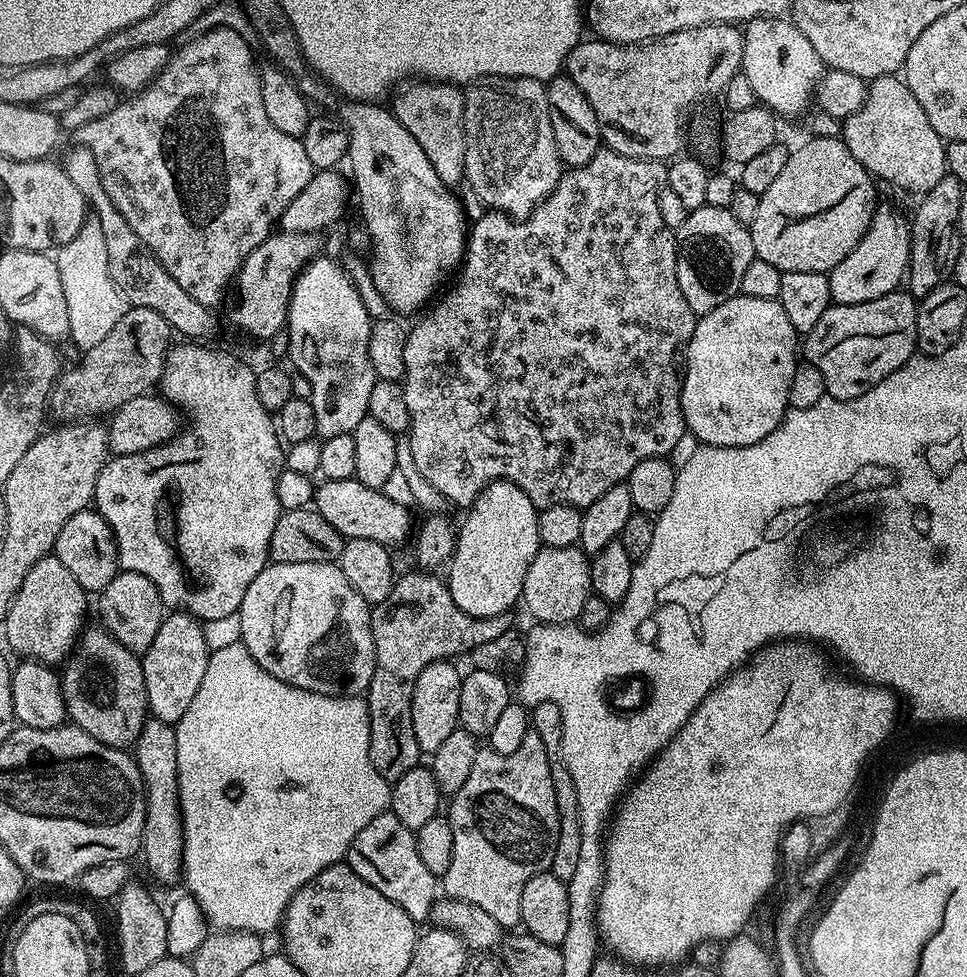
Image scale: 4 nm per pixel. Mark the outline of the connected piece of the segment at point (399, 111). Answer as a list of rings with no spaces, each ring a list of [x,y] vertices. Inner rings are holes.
[[[404,82],[395,89],[391,100],[391,112],[414,134],[418,146],[426,150],[426,158],[430,158],[438,178],[446,185],[459,185],[464,180],[466,154],[464,92],[457,85],[443,82]]]

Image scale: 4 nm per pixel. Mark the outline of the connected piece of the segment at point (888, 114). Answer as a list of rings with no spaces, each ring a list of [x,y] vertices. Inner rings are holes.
[[[899,75],[879,76],[868,84],[862,106],[843,121],[842,139],[850,154],[877,181],[885,180],[904,192],[923,194],[934,190],[948,170],[946,142],[930,126],[926,110],[918,106],[918,98]]]

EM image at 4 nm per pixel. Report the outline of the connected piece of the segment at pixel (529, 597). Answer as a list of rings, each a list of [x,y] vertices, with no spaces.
[[[578,546],[541,547],[526,572],[522,604],[525,604],[537,623],[554,625],[575,623],[582,612],[583,603],[592,594],[590,568],[591,561],[587,553]]]

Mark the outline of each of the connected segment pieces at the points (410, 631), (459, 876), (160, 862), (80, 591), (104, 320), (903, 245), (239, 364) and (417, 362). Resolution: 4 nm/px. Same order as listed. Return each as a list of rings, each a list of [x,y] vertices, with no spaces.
[[[425,571],[408,572],[397,579],[395,586],[390,590],[390,594],[386,594],[386,602],[375,605],[372,613],[372,637],[374,638],[374,650],[376,651],[376,661],[374,662],[374,674],[370,678],[370,686],[366,693],[368,702],[368,717],[370,718],[370,762],[374,762],[374,770],[378,770],[378,774],[382,774],[382,778],[386,778],[389,782],[395,782],[398,778],[402,778],[402,774],[406,774],[406,770],[417,767],[421,763],[422,753],[418,746],[418,738],[414,738],[414,726],[412,725],[412,699],[414,698],[414,682],[418,682],[418,674],[422,674],[422,670],[426,670],[426,666],[430,666],[430,662],[435,660],[451,661],[452,656],[462,657],[472,651],[472,648],[481,646],[484,642],[491,642],[494,638],[500,638],[510,632],[513,627],[512,616],[505,614],[502,616],[471,616],[462,610],[458,610],[458,602],[454,602],[454,598],[450,598],[450,590],[447,583],[443,579],[440,580],[436,574],[427,574]]]
[[[528,731],[526,738],[522,741],[522,746],[514,750],[514,754],[498,754],[491,750],[477,751],[474,758],[474,767],[471,768],[466,782],[462,785],[462,790],[458,790],[455,796],[451,797],[449,806],[446,808],[446,815],[450,826],[454,830],[454,858],[450,858],[450,870],[442,877],[442,892],[449,900],[461,900],[470,902],[470,906],[478,906],[478,910],[486,910],[494,922],[498,922],[501,929],[512,930],[508,928],[517,927],[520,924],[520,915],[522,914],[522,890],[526,887],[526,882],[534,878],[534,874],[547,872],[551,869],[552,859],[554,858],[554,846],[558,842],[558,801],[554,798],[554,778],[550,778],[550,758],[546,754],[546,746],[542,746],[542,738],[534,731]]]
[[[149,718],[144,722],[134,745],[134,759],[144,776],[146,822],[142,830],[140,847],[142,857],[164,884],[179,881],[184,866],[184,823],[180,813],[180,787],[178,786],[178,742],[176,729],[164,721]]]
[[[55,554],[43,556],[32,567],[11,601],[12,609],[4,624],[9,646],[17,652],[17,657],[49,666],[63,665],[73,655],[86,627],[84,619],[88,616],[88,600],[89,593],[85,592],[78,578],[62,566]]]
[[[96,218],[85,219],[83,230],[70,242],[60,245],[54,259],[58,274],[62,274],[62,288],[66,290],[66,306],[70,310],[70,340],[80,350],[98,346],[98,342],[118,326],[126,311],[125,296],[111,277],[106,236],[99,221]]]
[[[877,207],[862,242],[858,242],[858,246],[827,273],[832,304],[874,302],[874,298],[882,298],[882,294],[897,291],[906,280],[911,245],[909,217],[896,208]]]
[[[180,342],[169,351],[167,361],[164,365],[164,379],[162,381],[162,395],[169,404],[175,404],[181,413],[188,412],[188,416],[192,419],[192,425],[188,429],[185,427],[175,438],[169,440],[167,444],[160,444],[156,448],[151,448],[145,452],[138,454],[130,454],[129,456],[118,456],[109,459],[108,463],[104,465],[103,470],[98,476],[96,483],[96,494],[94,497],[94,508],[102,514],[102,518],[106,518],[106,522],[110,526],[110,530],[116,539],[116,548],[118,549],[118,558],[120,559],[120,566],[123,569],[126,566],[138,566],[138,546],[134,550],[130,550],[130,538],[138,538],[138,530],[142,528],[144,532],[144,524],[152,522],[154,516],[154,506],[160,498],[160,494],[164,492],[166,484],[178,484],[178,488],[182,490],[180,494],[180,508],[176,508],[176,516],[174,520],[178,522],[176,528],[192,528],[188,534],[188,530],[174,530],[172,534],[168,534],[170,542],[160,542],[160,544],[168,544],[172,546],[174,554],[174,562],[184,566],[184,576],[188,574],[188,584],[190,584],[190,592],[196,598],[206,598],[206,608],[208,608],[208,620],[214,618],[226,618],[226,614],[239,613],[242,606],[242,598],[246,598],[246,590],[250,590],[250,582],[254,582],[254,578],[258,578],[258,574],[262,574],[262,570],[268,567],[270,561],[268,558],[268,551],[270,550],[270,538],[274,535],[274,526],[278,522],[280,513],[282,511],[280,503],[278,502],[278,478],[284,473],[286,467],[286,448],[282,443],[279,431],[273,413],[267,412],[262,406],[262,402],[258,402],[258,386],[256,385],[257,369],[251,368],[244,360],[239,360],[236,356],[231,356],[228,352],[219,352],[216,348],[203,348],[205,346],[200,342]]]
[[[604,146],[601,147],[599,152],[594,154],[594,158],[590,158],[590,162],[586,162],[586,166],[568,168],[561,175],[558,186],[528,217],[513,218],[507,216],[504,212],[488,210],[485,211],[482,218],[478,218],[471,225],[470,231],[466,236],[466,251],[462,261],[462,267],[458,272],[460,281],[444,297],[441,295],[419,317],[421,320],[413,328],[409,327],[407,329],[407,340],[404,346],[405,370],[402,375],[402,385],[409,411],[409,426],[406,431],[406,438],[410,442],[410,454],[414,454],[414,466],[418,466],[418,474],[422,474],[422,478],[426,478],[426,482],[430,482],[430,486],[434,486],[434,490],[438,490],[438,494],[445,496],[449,505],[455,506],[457,504],[461,510],[467,510],[471,508],[472,503],[478,498],[478,494],[482,494],[482,490],[487,484],[503,478],[509,480],[511,484],[519,486],[530,498],[530,502],[536,505],[537,509],[565,504],[566,506],[574,506],[583,510],[590,507],[594,502],[598,502],[598,498],[602,498],[602,494],[606,494],[606,490],[610,490],[616,484],[625,483],[628,475],[634,470],[634,466],[638,466],[638,462],[646,462],[646,458],[658,458],[659,456],[665,458],[671,457],[674,446],[678,443],[678,438],[682,438],[682,434],[686,430],[684,411],[680,405],[682,349],[688,345],[690,338],[694,334],[694,326],[696,325],[698,316],[697,313],[690,310],[690,302],[686,302],[686,298],[682,298],[682,286],[678,286],[678,274],[676,273],[677,233],[673,229],[668,228],[666,222],[662,222],[662,213],[658,211],[658,194],[661,188],[667,185],[667,182],[667,163],[658,160],[626,158],[626,154],[618,154],[613,148]]]

